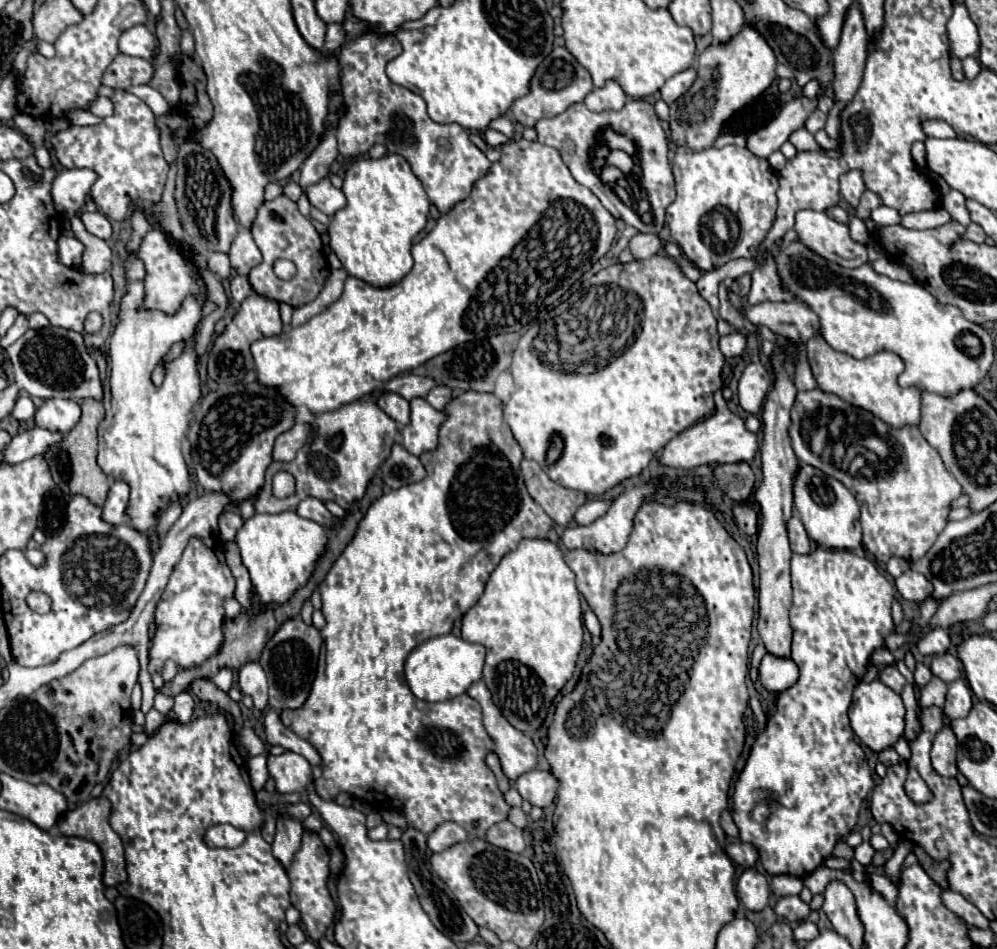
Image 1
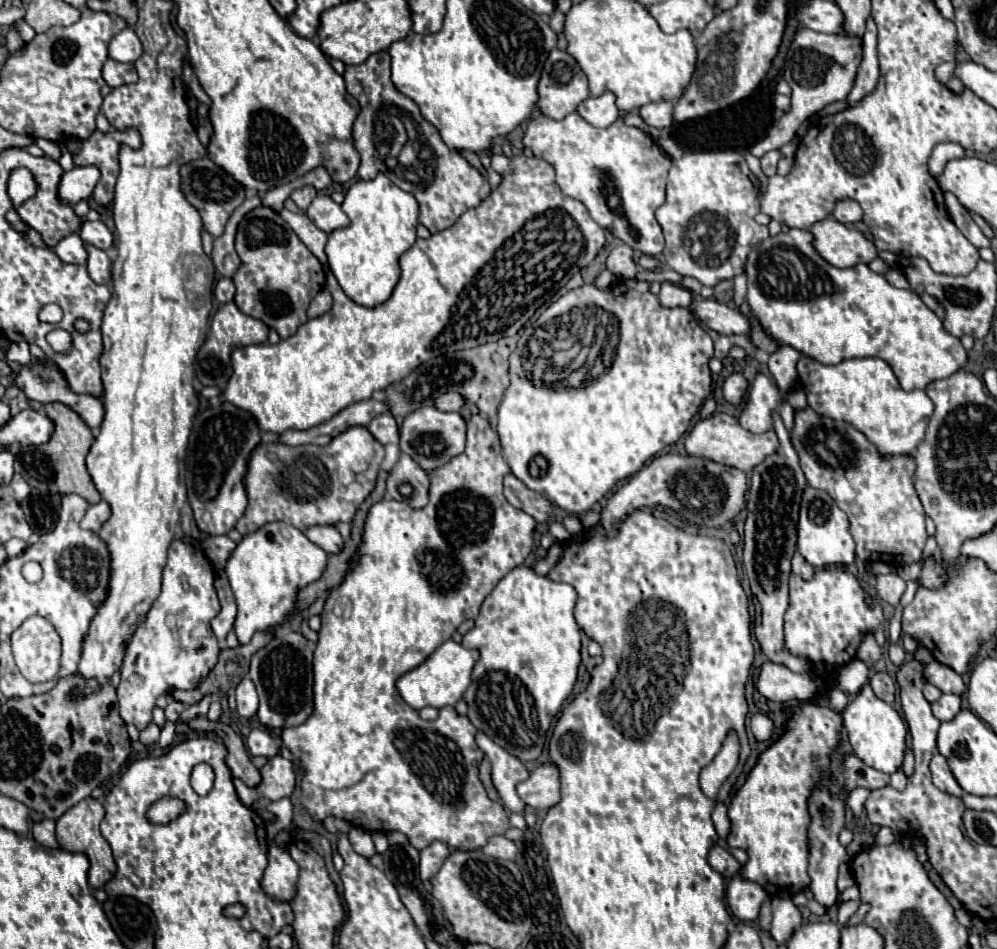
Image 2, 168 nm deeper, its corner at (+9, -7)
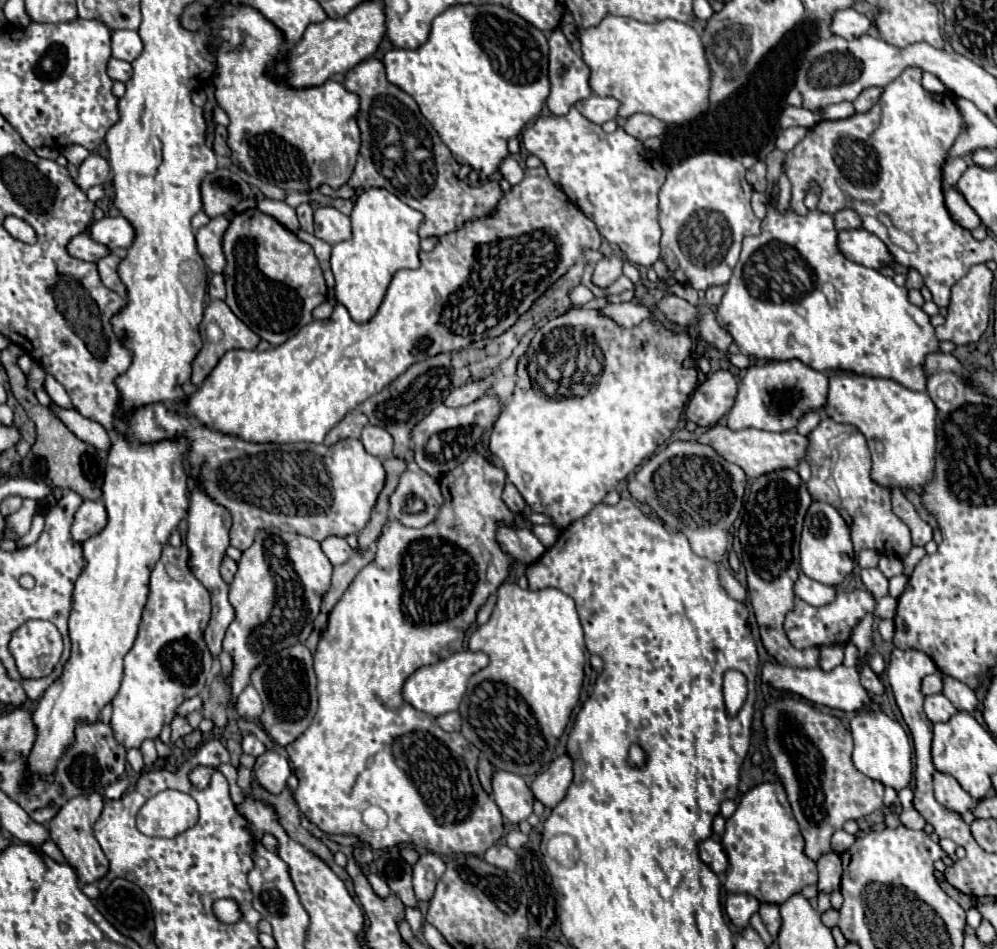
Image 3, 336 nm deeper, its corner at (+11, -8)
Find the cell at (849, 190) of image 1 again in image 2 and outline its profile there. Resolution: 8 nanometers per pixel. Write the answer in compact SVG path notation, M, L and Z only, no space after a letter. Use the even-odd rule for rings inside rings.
M846 199L846 201L840 201L840 203L836 205L832 217L834 217L836 221L844 223L844 225L848 225L848 223L852 225L852 223L862 221L862 209L860 209L860 205L858 205L856 201Z

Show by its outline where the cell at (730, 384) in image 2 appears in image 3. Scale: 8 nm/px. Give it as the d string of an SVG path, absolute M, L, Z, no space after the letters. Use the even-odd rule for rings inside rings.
M726 370L708 376L708 380L694 390L686 408L686 418L704 428L714 426L730 412L736 398L736 384L736 378Z

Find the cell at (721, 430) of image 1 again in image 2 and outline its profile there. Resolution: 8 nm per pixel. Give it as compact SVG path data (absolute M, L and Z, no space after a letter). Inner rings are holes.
M718 413L710 419L698 421L694 425L694 429L690 431L690 435L686 437L684 445L686 445L686 451L690 455L714 459L716 463L730 465L730 467L736 467L744 473L750 473L756 465L760 465L768 455L772 455L778 449L778 437L776 437L774 431L754 435L754 433L742 429L736 417L730 417L726 413Z

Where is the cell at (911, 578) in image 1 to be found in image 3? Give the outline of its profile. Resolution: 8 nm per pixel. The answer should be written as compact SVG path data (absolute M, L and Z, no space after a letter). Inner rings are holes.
M870 568L870 570L862 570L860 572L864 586L872 592L872 596L876 600L884 598L888 594L888 578L878 570L878 568Z

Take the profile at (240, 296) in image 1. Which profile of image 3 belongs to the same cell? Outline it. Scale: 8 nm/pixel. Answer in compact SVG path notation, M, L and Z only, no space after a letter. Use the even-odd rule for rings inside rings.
M214 274L210 284L208 284L208 294L212 300L224 300L226 298L226 286L224 286L224 276Z

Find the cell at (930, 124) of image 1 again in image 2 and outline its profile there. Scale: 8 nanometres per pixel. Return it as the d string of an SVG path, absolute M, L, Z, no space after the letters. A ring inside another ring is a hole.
M942 143L938 145L934 151L932 151L932 157L928 161L928 167L930 167L930 173L934 177L940 177L946 163L952 161L952 159L962 159L966 157L966 149L962 145L956 145L956 143Z

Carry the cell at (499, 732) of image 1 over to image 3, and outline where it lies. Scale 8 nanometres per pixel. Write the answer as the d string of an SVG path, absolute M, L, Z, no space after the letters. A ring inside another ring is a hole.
M496 770L492 776L492 788L494 802L498 804L502 816L508 818L512 824L522 822L532 814L534 798L522 776L516 776L514 772Z

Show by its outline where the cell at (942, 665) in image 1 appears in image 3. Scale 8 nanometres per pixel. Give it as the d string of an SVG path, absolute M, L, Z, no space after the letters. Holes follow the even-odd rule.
M944 676L944 688L942 688L942 694L958 708L958 710L966 710L966 712L972 712L978 704L978 698L974 694L974 690L970 690L966 684L954 680L952 676Z

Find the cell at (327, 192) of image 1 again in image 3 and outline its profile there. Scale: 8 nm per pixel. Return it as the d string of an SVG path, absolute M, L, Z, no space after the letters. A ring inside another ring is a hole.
M320 206L314 212L314 236L328 244L348 240L352 236L350 218L334 206Z

